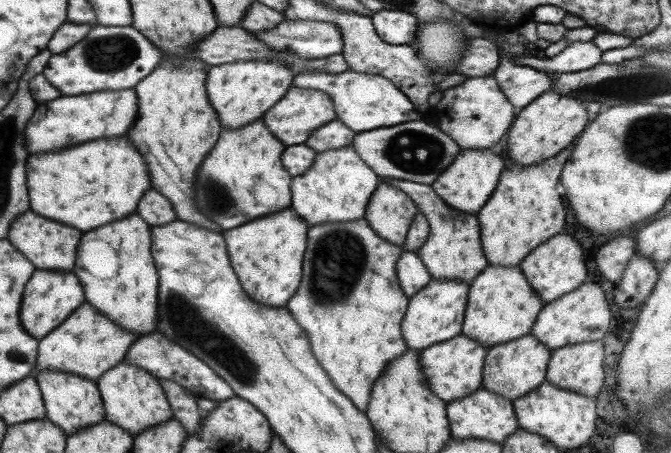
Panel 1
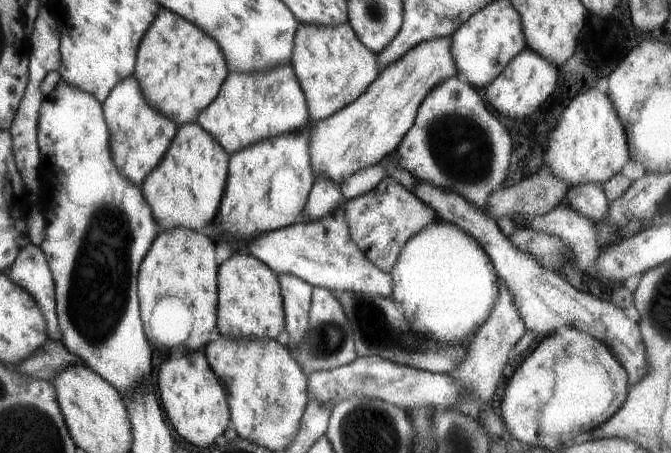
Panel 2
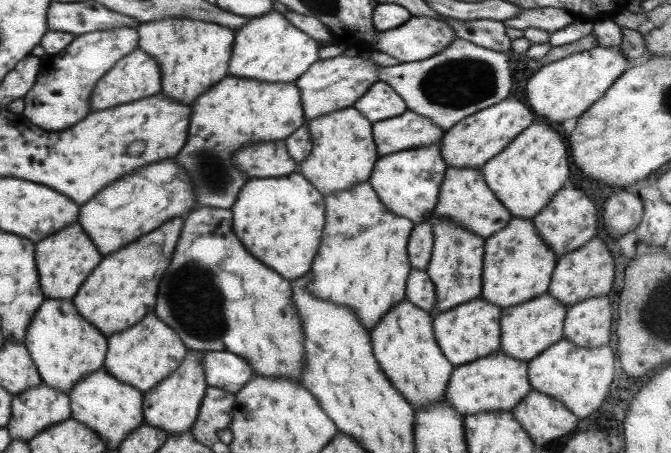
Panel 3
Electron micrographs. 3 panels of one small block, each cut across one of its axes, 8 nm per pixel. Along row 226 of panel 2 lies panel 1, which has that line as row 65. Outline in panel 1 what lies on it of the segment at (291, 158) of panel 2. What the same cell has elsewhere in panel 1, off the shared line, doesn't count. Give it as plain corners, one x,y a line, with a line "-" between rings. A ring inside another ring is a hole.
262,58
262,60
244,60
223,66
211,66
207,70
204,85
207,100
217,114
220,127
225,130
235,130
259,120
270,106
281,100
291,82
293,82
293,73
288,66
284,66
282,60

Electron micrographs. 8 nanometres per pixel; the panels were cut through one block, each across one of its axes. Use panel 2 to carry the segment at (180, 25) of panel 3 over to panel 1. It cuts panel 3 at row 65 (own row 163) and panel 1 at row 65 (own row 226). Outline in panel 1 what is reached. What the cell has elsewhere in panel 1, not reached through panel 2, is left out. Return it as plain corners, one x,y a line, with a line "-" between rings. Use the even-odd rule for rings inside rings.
163,58
155,70
133,88
137,96
137,118
127,130
127,140
145,162
151,188
171,202
176,219
219,232
221,228
207,220
193,202
197,168
222,130
205,96
205,76
205,64
197,59
189,58
177,66

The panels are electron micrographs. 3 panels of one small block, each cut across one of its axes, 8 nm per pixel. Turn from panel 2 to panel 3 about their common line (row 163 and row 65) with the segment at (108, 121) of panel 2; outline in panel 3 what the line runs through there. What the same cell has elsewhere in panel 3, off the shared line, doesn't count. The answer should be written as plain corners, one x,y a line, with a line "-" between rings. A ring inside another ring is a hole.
137,47
129,54
121,57
104,76
99,78
99,81
95,82
93,92
89,94
89,100
91,100
89,106
93,110
103,110
103,108
109,108
109,106
117,106
117,104
125,104
125,102
149,97
159,93
160,90
161,74
157,62

